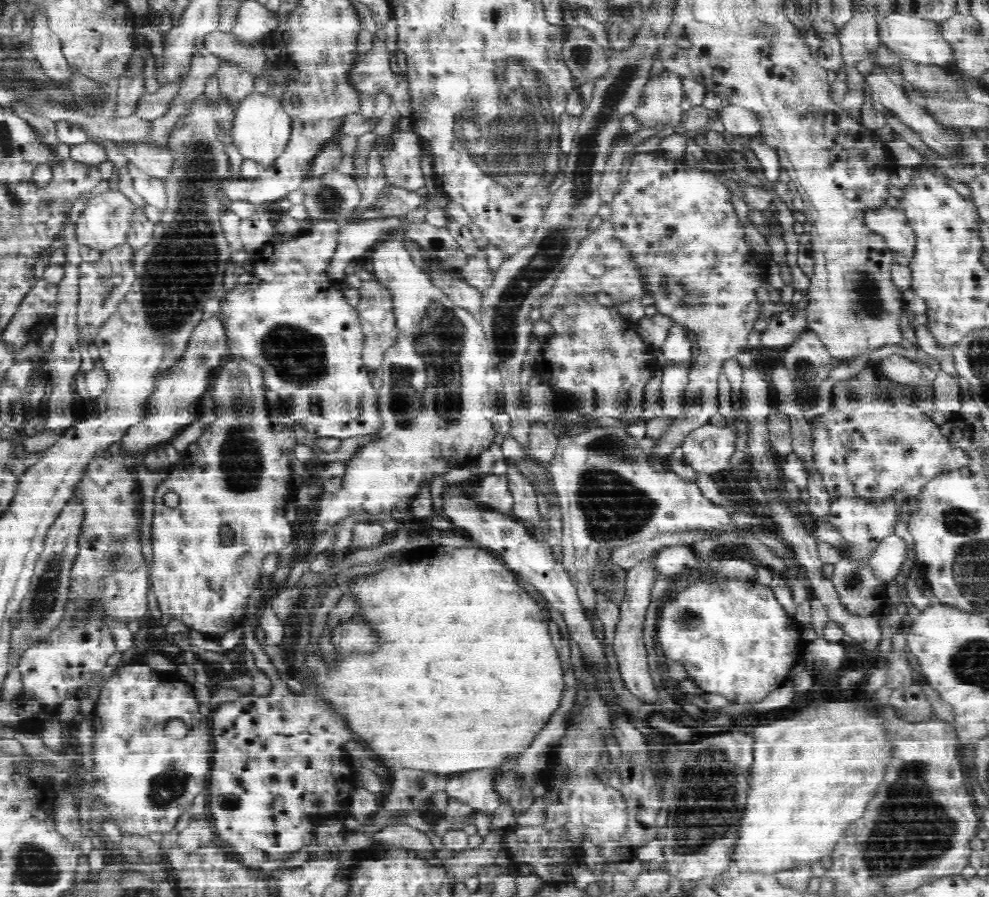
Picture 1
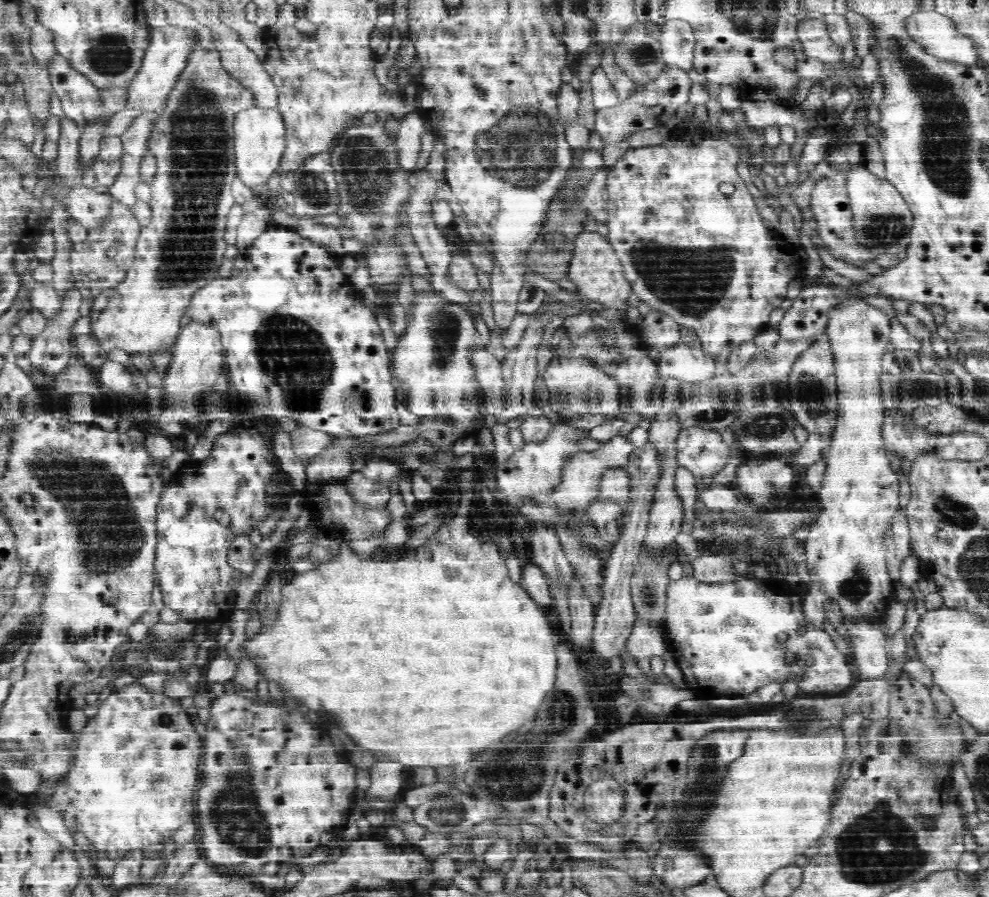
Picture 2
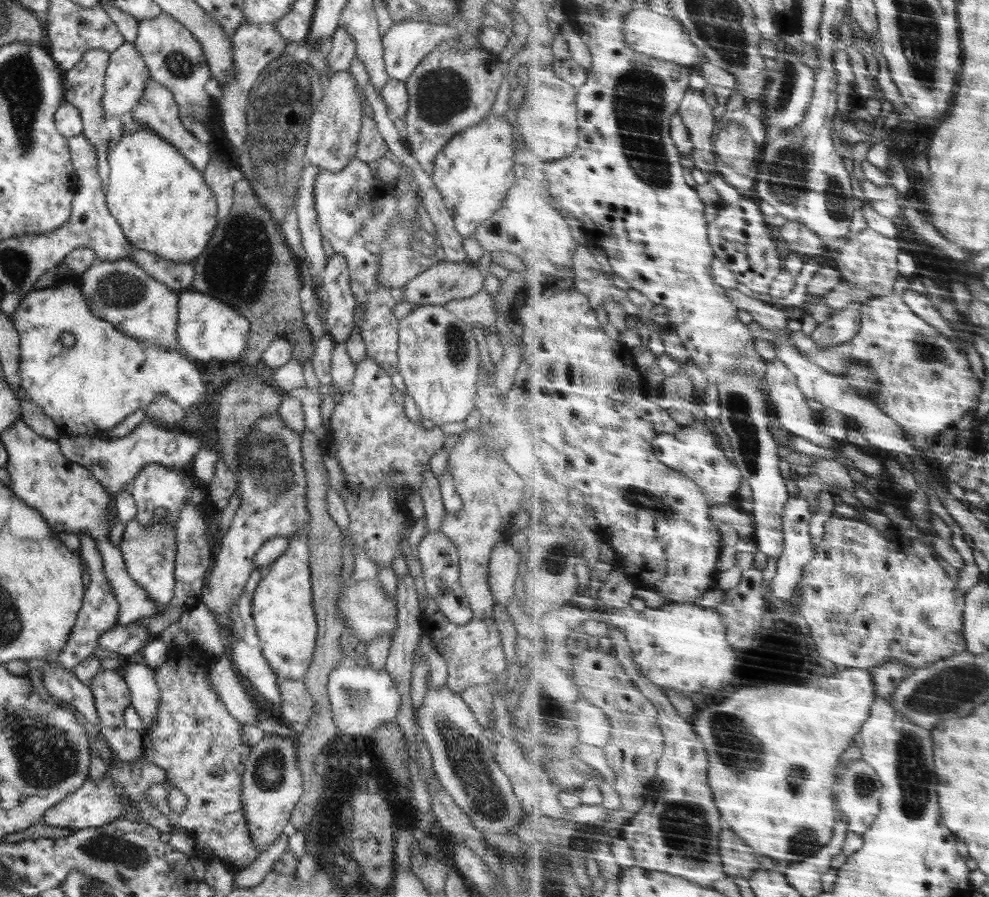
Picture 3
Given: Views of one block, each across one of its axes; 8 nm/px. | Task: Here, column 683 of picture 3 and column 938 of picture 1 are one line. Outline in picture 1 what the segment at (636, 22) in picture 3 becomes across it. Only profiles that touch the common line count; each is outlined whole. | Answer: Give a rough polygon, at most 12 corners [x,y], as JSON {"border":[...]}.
{"border":[[893,11],[878,22],[894,54],[951,66],[954,45],[941,24]]}

